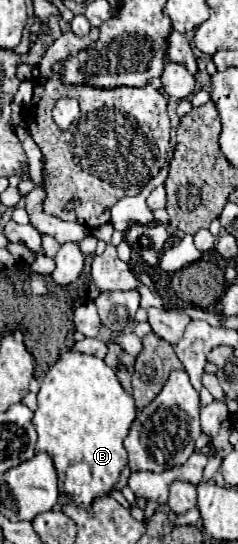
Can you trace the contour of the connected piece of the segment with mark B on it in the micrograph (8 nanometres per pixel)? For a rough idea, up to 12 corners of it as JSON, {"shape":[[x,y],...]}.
{"shape":[[68,350],[40,382],[36,450],[88,506],[114,488],[136,406]]}

